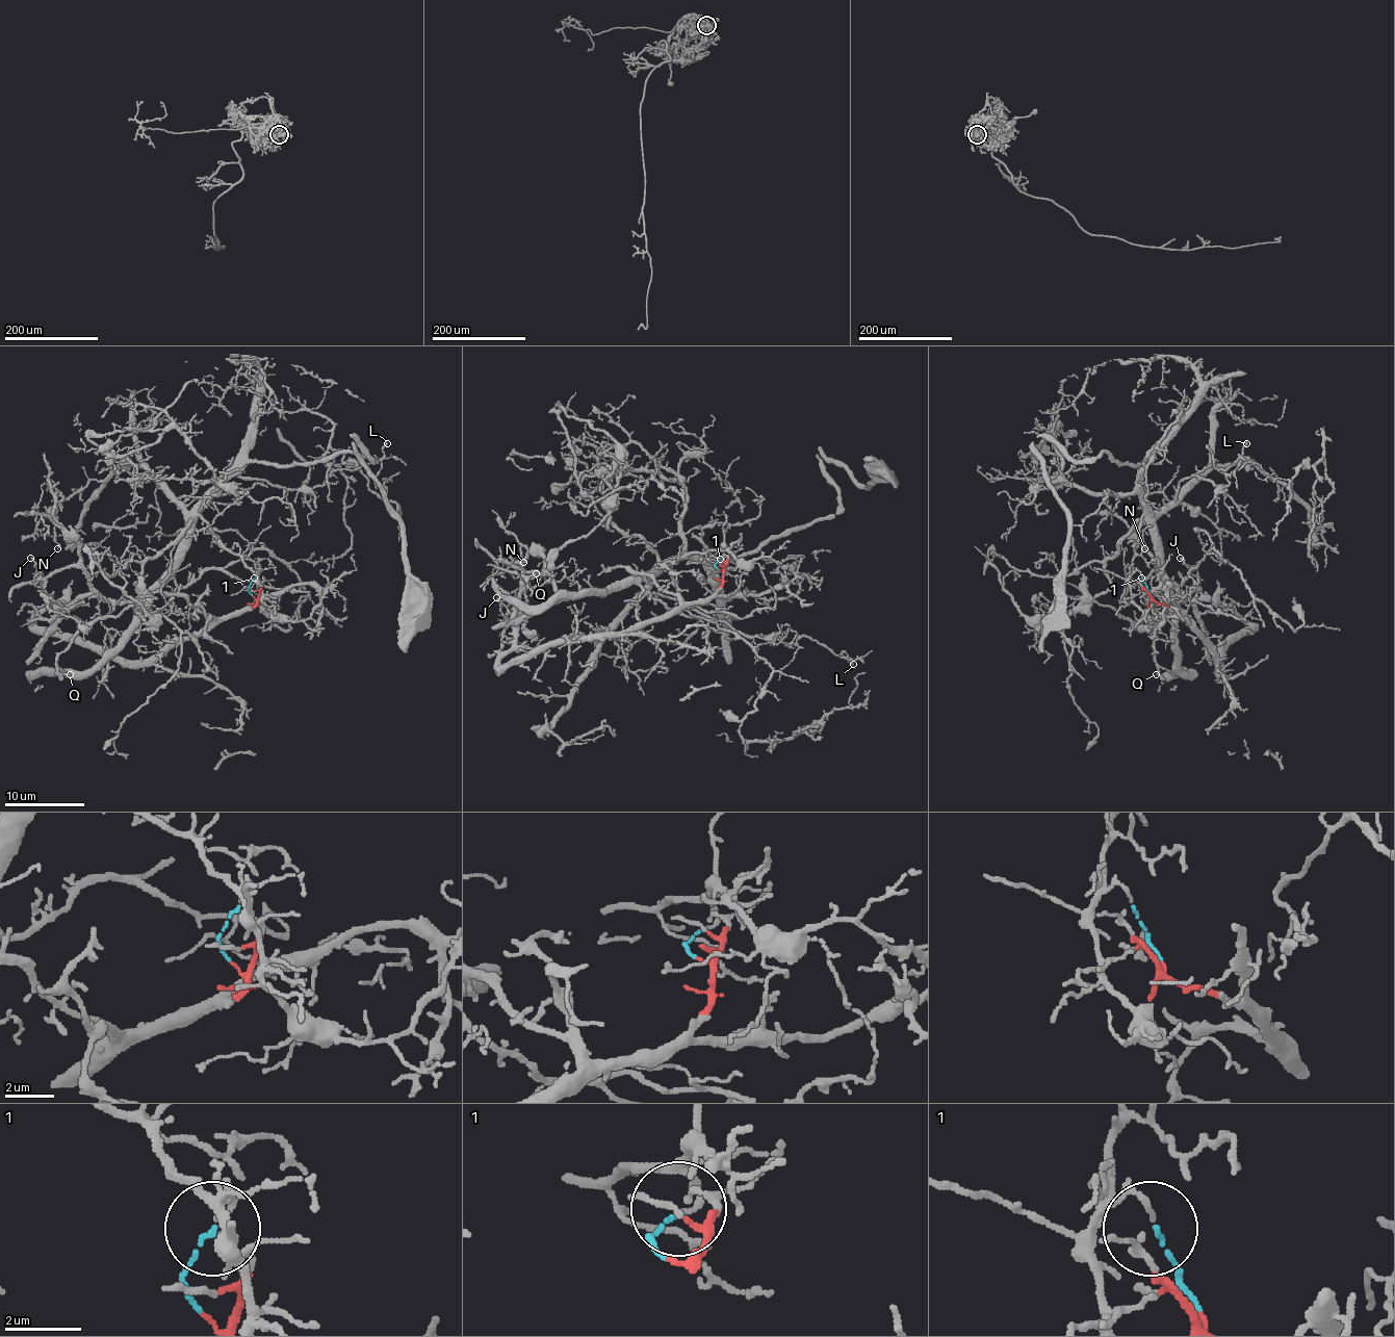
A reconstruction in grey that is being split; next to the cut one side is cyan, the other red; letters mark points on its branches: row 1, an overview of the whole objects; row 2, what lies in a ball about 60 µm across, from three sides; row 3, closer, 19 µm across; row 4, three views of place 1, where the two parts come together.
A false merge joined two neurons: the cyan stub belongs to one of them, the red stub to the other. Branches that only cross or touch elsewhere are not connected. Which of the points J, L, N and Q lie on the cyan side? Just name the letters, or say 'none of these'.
L, N

